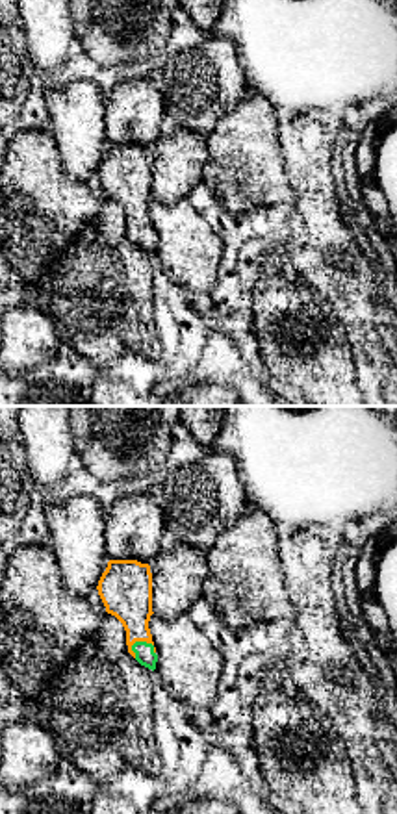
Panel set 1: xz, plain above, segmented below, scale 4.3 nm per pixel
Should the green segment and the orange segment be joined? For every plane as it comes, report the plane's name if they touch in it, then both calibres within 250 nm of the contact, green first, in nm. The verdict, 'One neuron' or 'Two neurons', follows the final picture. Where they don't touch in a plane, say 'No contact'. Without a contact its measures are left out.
Touches green in xz. Thickness 90 nm (green) against 220 nm

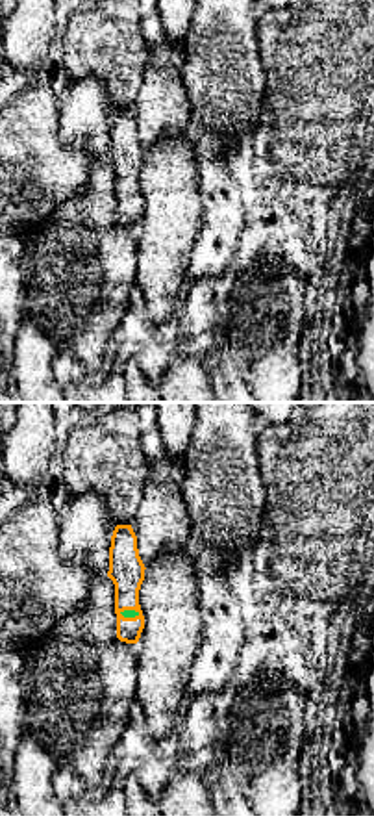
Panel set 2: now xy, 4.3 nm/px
Touches green in xy. Thickness 30 nm (green) against 160 nm

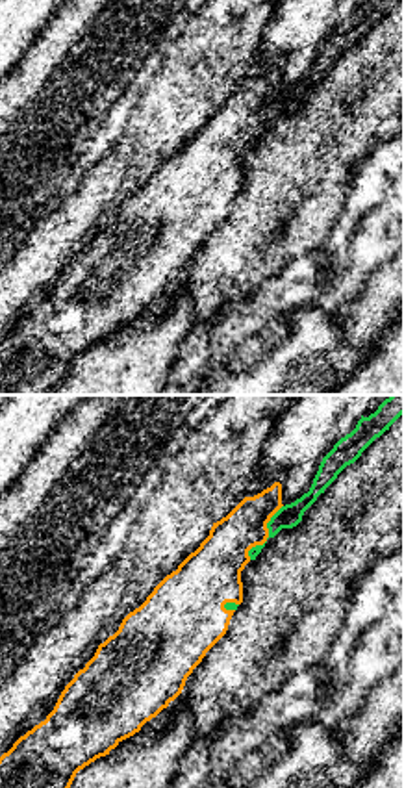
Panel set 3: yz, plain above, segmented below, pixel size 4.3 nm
Touches green in yz. Thickness 100 nm (green) against 220 nm

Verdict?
One neuron

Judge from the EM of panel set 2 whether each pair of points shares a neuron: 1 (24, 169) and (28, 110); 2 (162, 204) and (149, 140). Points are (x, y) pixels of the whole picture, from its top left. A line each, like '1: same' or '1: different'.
1: same
2: different

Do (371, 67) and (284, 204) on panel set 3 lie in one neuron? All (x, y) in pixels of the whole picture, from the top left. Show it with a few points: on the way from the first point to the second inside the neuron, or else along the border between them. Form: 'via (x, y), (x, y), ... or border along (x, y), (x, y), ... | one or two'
via (360, 104), (356, 128), (345, 154), (321, 182) | one

